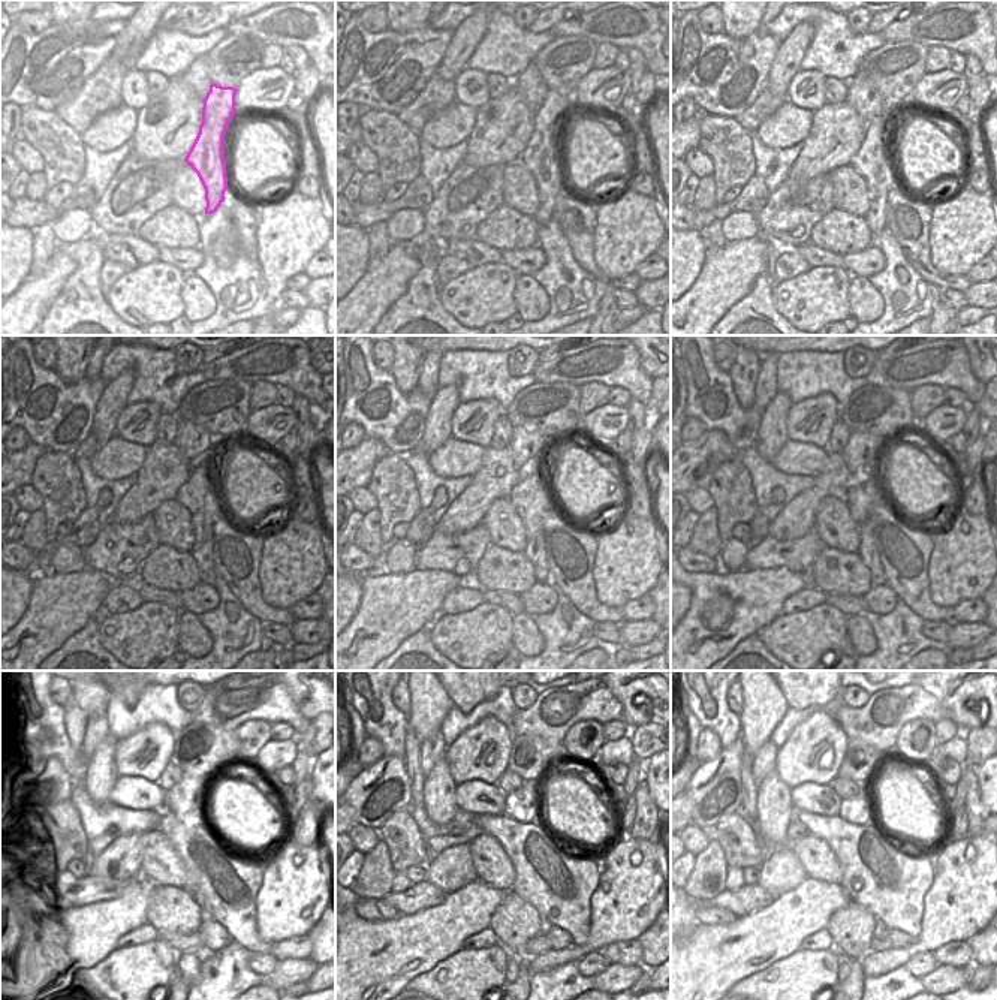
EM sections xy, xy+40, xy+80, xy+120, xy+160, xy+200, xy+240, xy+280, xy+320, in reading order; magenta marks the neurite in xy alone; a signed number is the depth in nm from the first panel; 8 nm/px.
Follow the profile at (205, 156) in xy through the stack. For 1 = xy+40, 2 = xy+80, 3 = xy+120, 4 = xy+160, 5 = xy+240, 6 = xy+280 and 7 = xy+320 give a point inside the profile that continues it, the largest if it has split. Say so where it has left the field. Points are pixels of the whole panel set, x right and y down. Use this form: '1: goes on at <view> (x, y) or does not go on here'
1: goes on at xy+40 (539, 157)
2: goes on at xy+80 (872, 162)
3: goes on at xy+120 (196, 494)
4: goes on at xy+160 (530, 497)
5: goes on at xy+240 (207, 916)
6: goes on at xy+280 (545, 925)
7: goes on at xy+320 (880, 930)

